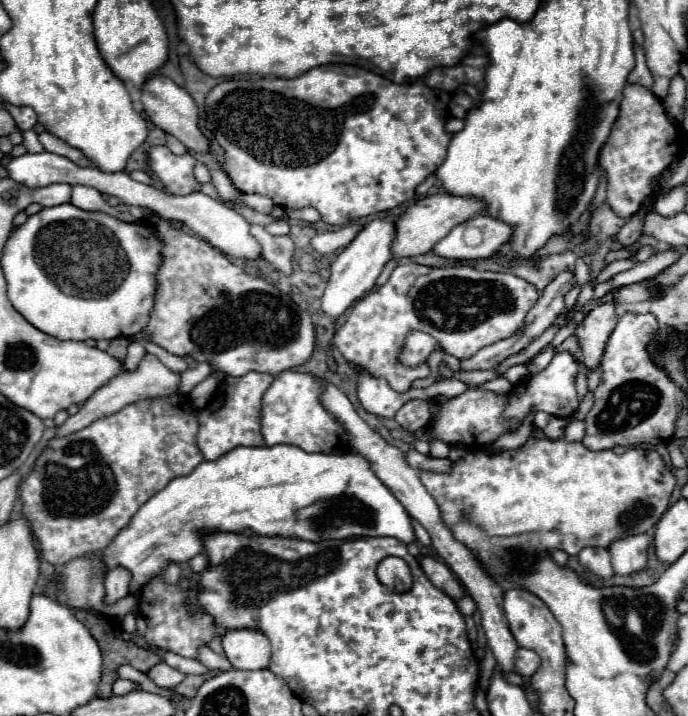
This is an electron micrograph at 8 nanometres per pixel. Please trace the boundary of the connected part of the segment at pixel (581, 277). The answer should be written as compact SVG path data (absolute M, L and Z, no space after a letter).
M582 258L576 260L575 280L582 286L590 280L590 270Z

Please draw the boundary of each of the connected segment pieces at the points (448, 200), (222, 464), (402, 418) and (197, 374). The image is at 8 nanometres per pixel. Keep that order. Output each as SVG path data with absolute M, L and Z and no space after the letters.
M439 191L435 195L423 197L415 203L411 203L405 213L401 213L395 219L395 239L391 245L391 253L393 259L403 259L403 257L415 257L415 255L423 255L427 251L431 251L431 247L445 237L445 233L449 233L449 229L453 229L455 225L459 225L461 221L467 221L469 217L473 217L475 213L483 213L483 201L479 199L469 199L469 197L453 197L445 191Z
M293 445L275 447L235 447L215 461L199 463L193 473L173 479L165 489L157 491L131 517L129 525L99 551L105 561L105 573L123 567L131 573L129 593L139 591L147 581L157 577L171 563L185 563L203 553L203 537L215 531L243 533L247 529L267 537L291 537L303 541L351 539L351 537L395 537L403 543L415 541L409 513L395 495L369 469L369 461L357 453L307 453Z
M413 399L407 401L397 413L395 413L395 421L407 429L407 431L417 431L421 427L427 427L431 421L431 411L429 411L429 403L423 399Z
M199 363L195 369L187 369L181 373L181 385L177 387L177 393L181 395L187 395L195 385L199 385L205 377L209 377L213 371L211 365L205 365L205 363Z

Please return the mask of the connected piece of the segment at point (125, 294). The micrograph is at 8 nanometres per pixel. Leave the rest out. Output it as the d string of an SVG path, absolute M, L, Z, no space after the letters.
M71 203L45 207L15 227L1 255L11 305L37 329L57 339L115 339L139 333L153 307L155 273L161 265L161 241L147 223L133 225L105 213L89 213Z

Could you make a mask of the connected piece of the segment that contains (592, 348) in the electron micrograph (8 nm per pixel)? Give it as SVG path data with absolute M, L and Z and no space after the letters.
M605 301L599 307L595 307L585 317L585 321L577 327L575 335L579 337L579 345L581 345L581 363L585 363L587 369L599 367L605 343L617 319L619 319L617 305L613 301Z

